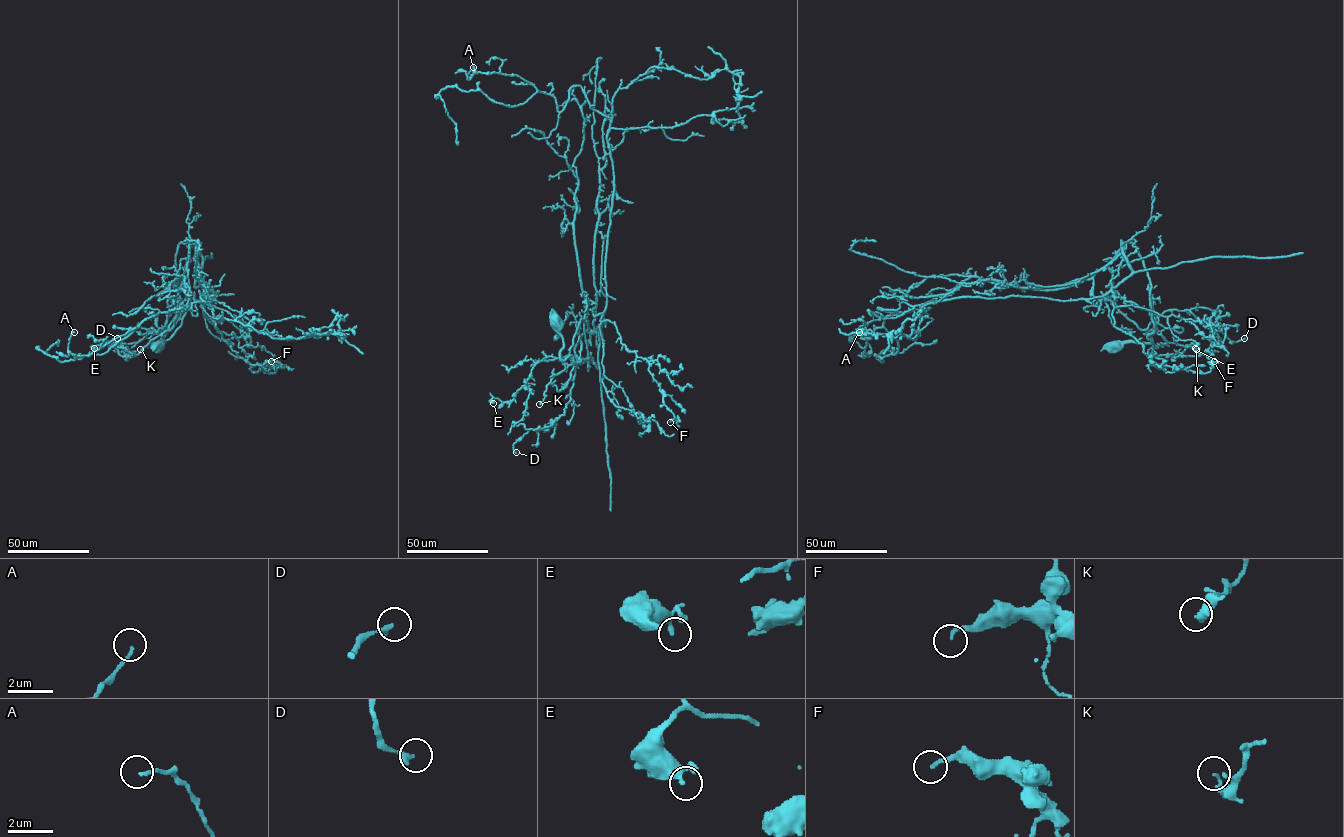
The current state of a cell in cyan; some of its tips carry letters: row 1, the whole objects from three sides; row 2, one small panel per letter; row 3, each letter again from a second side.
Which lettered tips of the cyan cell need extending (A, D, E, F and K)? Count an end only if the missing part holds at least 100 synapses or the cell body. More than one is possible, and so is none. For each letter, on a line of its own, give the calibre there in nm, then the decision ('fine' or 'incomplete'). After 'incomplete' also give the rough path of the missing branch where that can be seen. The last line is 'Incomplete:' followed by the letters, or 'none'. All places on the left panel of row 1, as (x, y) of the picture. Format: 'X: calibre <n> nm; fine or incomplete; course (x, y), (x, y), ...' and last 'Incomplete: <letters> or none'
A: calibre 130 nm; fine
D: calibre 240 nm; fine
E: calibre 240 nm; fine
F: calibre 170 nm; fine
K: calibre 200 nm; fine
Incomplete: none

